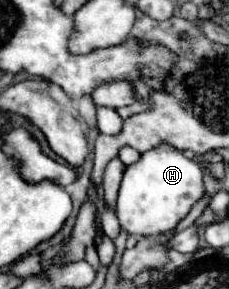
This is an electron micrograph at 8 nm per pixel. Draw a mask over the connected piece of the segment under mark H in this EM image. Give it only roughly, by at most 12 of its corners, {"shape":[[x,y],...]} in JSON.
{"shape":[[171,145],[125,169],[129,235],[171,231],[203,197],[203,169]]}

